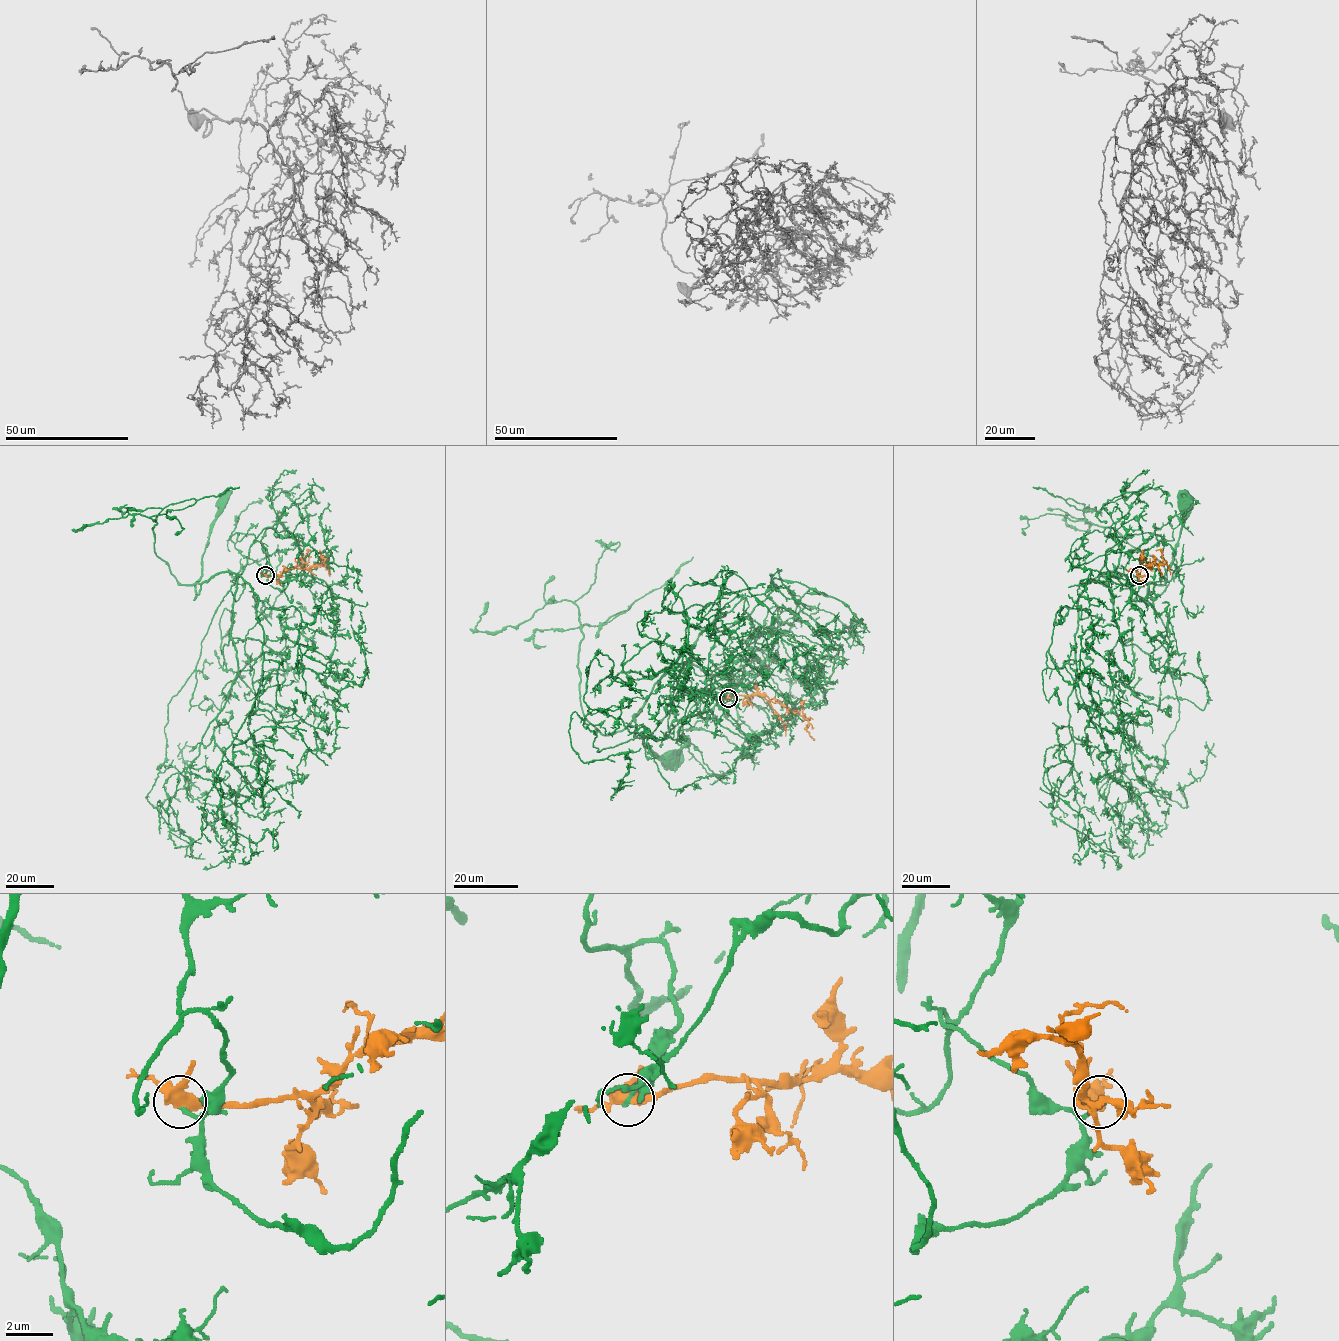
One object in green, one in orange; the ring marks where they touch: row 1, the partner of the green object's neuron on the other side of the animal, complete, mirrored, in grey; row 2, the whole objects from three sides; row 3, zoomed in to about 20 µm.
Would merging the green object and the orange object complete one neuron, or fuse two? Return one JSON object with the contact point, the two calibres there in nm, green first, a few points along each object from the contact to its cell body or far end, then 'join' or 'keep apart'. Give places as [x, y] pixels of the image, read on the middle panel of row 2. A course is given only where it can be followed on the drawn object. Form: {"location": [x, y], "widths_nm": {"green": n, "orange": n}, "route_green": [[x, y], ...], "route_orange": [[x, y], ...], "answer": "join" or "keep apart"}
{"location": [728, 698], "widths_nm": {"green": 200, "orange": 440}, "route_green": [[728, 699], [732, 652], [707, 674], [684, 650], [634, 715], [635, 738], [671, 760]], "route_orange": [[728, 698], [765, 695], [773, 702], [784, 703], [804, 717], [808, 722], [806, 730], [814, 740]], "answer": "keep apart"}

